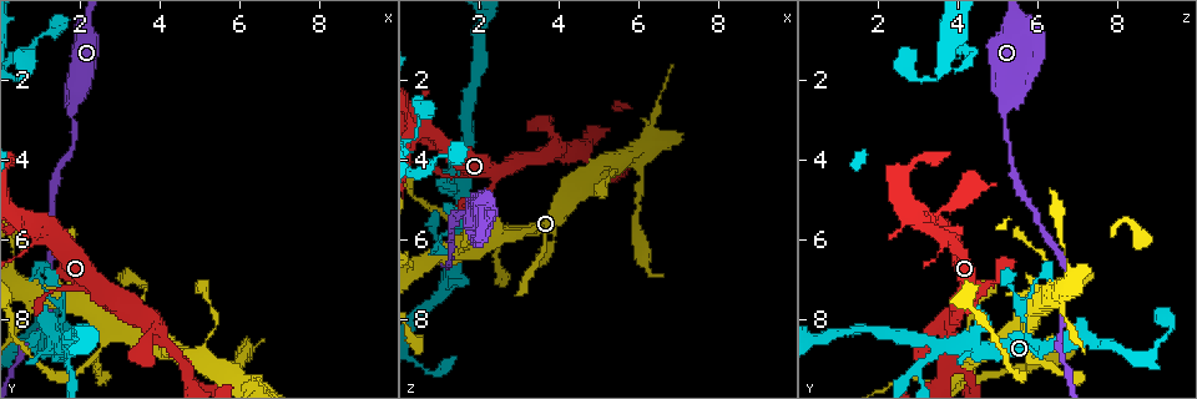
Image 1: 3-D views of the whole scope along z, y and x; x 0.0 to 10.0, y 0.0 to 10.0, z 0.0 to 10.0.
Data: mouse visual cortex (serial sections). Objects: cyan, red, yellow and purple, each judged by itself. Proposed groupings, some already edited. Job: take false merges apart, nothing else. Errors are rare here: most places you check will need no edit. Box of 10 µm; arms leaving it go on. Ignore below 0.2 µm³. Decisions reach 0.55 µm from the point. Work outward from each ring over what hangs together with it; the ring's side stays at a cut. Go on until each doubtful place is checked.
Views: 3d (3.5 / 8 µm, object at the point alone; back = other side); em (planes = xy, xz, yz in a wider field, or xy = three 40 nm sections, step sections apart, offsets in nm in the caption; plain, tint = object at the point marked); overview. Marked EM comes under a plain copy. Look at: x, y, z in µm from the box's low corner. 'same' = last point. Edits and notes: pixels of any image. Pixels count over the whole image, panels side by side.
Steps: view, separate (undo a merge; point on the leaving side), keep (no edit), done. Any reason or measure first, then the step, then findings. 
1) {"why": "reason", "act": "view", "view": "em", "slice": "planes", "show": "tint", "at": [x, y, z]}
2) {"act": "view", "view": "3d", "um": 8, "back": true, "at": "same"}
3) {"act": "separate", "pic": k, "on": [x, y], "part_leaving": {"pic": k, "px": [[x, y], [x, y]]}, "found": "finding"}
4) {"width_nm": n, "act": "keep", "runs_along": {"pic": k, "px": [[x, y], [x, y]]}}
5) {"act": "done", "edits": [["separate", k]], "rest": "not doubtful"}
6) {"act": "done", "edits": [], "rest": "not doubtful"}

{"why": "thick turns thin", "act": "view", "view": "3d", "um": 3.5, "back": true, "at": [2.10, 9.25, 5.70]}

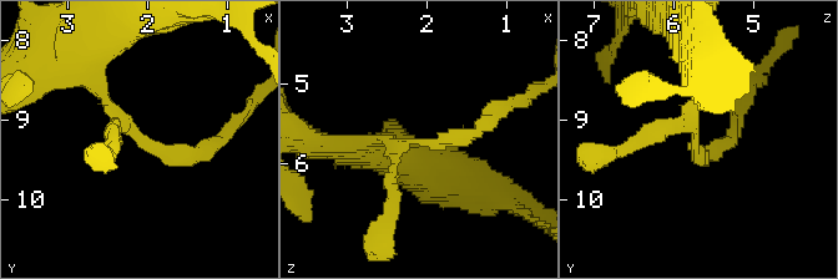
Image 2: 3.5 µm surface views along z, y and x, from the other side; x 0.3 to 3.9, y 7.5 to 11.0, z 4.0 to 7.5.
{"act": "view", "view": "em", "slice": "xy", "step": 5, "show": "tint", "at": [2.05, 9.20, 5.75]}

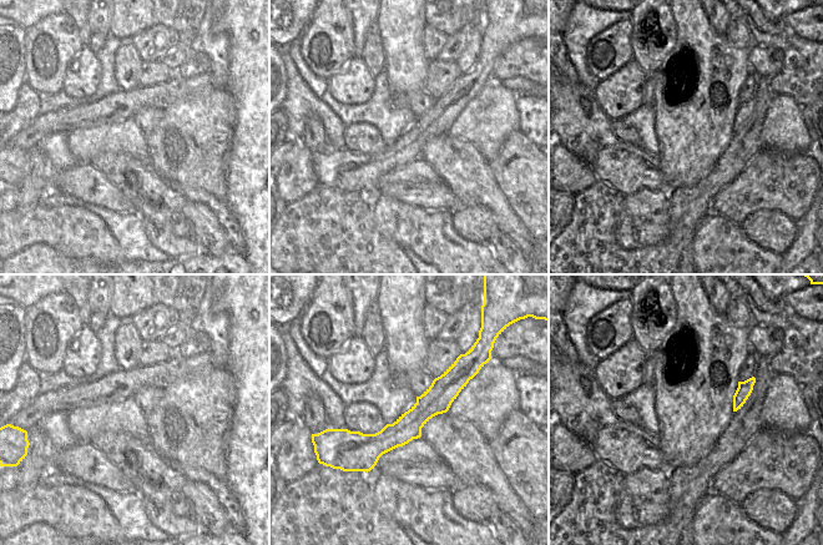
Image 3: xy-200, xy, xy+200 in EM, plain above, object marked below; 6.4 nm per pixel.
{"act": "view", "view": "em", "slice": "xy", "step": 1, "show": "tint", "at": "same"}

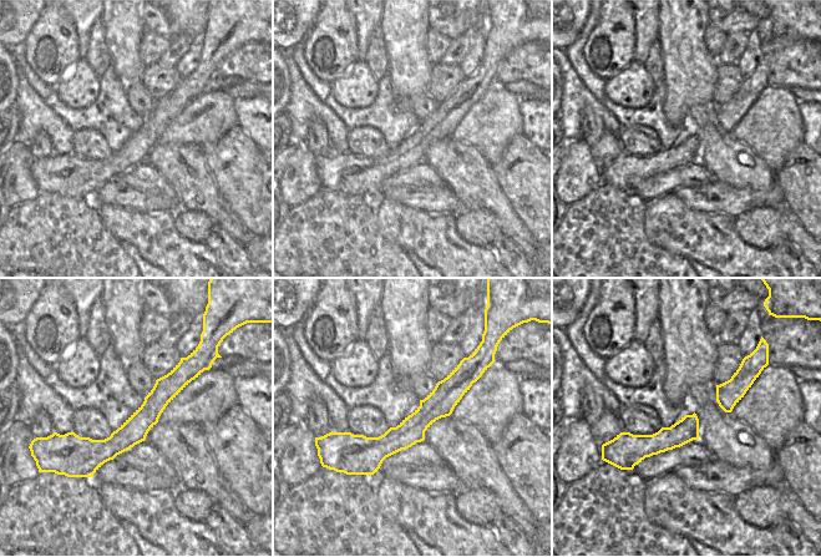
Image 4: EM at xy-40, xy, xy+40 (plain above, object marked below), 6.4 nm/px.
{"act": "keep", "runs_along": {"pic": 2, "px": [[82, 77], [151, 146], [210, 146]]}, "found": "one cell here"}

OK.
{"act": "view", "view": "3d", "um": 8, "at": [1.75, 9.25, 2.90]}

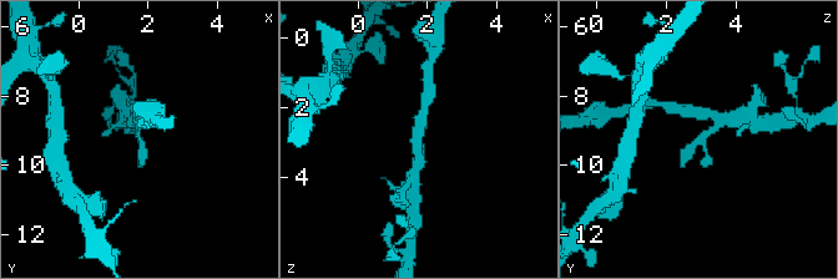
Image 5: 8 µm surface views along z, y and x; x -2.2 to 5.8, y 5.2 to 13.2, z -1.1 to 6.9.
{"act": "view", "view": "3d", "um": 3.5, "at": "same"}

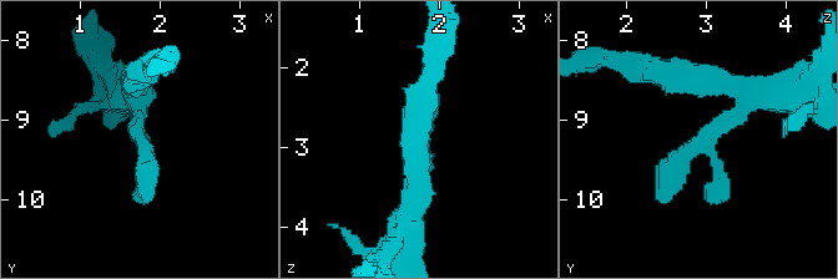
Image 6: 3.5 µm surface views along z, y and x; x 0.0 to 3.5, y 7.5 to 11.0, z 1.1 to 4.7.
{"arms": 3, "arm_widths_nm": [200, 250, 300], "act": "view", "view": "em", "slice": "xy", "step": 3, "show": "tint", "at": [1.85, 9.30, 2.95]}

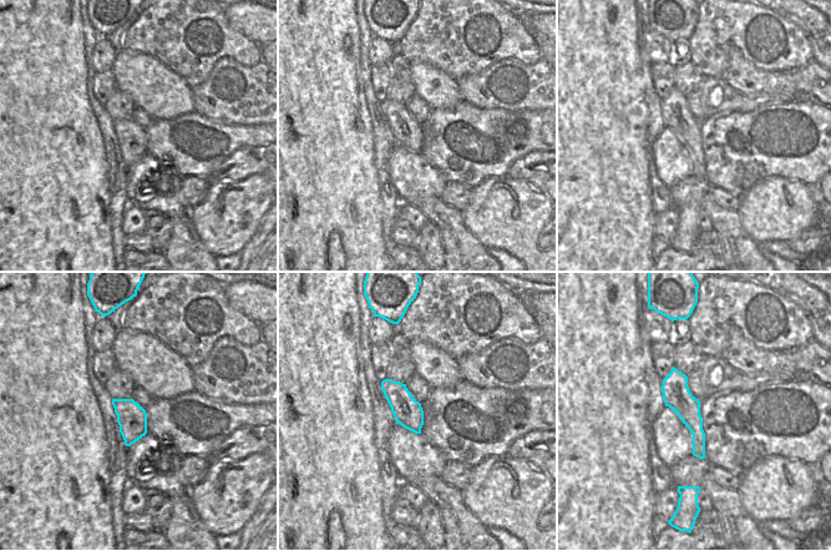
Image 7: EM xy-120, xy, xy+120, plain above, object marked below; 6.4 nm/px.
{"act": "keep", "runs_along": {"pic": 7, "px": [[674, 372], [702, 455]]}, "found": "one cell here"}

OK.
{"why": "sudden change in width", "act": "view", "view": "3d", "um": 8, "at": [1.85, 3.10, 5.10]}

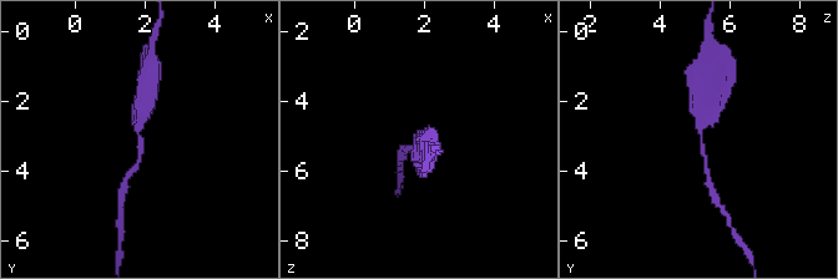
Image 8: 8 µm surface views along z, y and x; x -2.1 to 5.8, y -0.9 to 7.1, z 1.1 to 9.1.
{"arm_widths_nm": [150, 500], "act": "view", "view": "em", "slice": "xy", "step": 3, "show": "tint", "at": "same"}

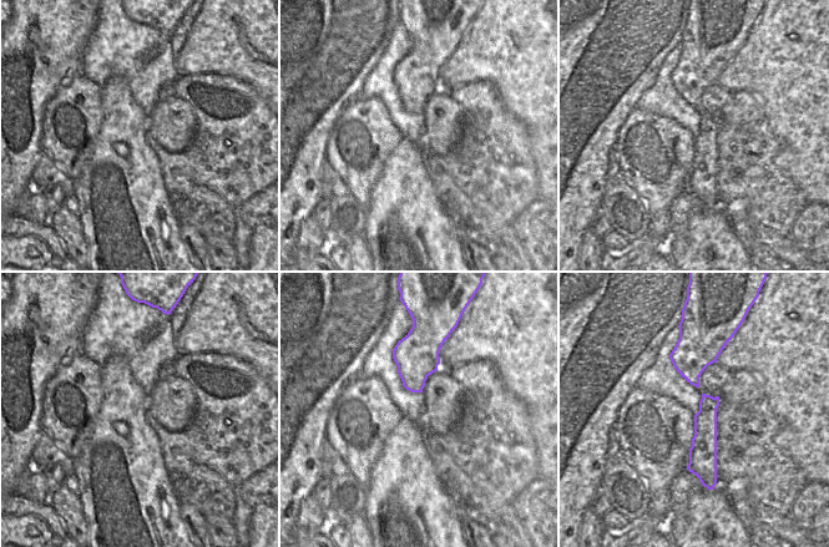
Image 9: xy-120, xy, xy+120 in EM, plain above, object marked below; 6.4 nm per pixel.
{"act": "keep", "runs_along": {"pic": 8, "px": [[146, 106], [132, 171]]}, "found": "continuous, no second cell"}

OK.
{"act": "done", "edits": [], "rest": "not doubtful"}

